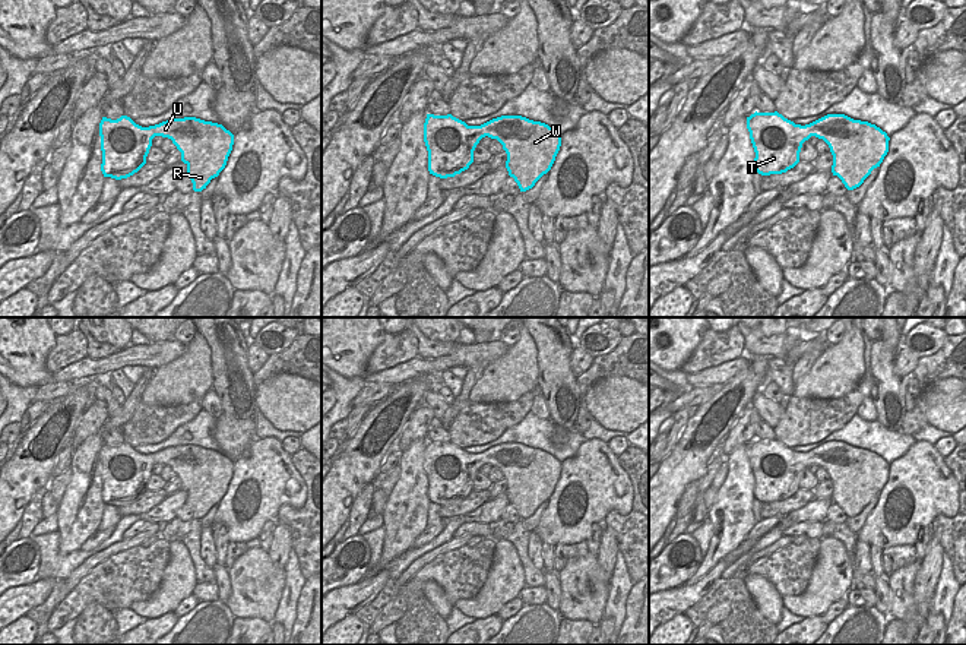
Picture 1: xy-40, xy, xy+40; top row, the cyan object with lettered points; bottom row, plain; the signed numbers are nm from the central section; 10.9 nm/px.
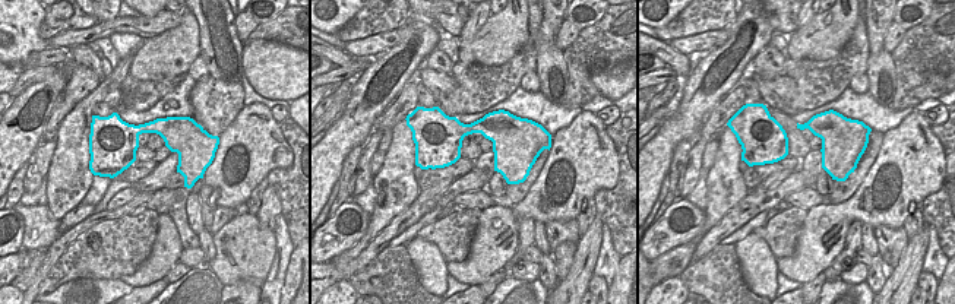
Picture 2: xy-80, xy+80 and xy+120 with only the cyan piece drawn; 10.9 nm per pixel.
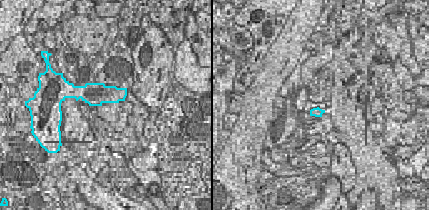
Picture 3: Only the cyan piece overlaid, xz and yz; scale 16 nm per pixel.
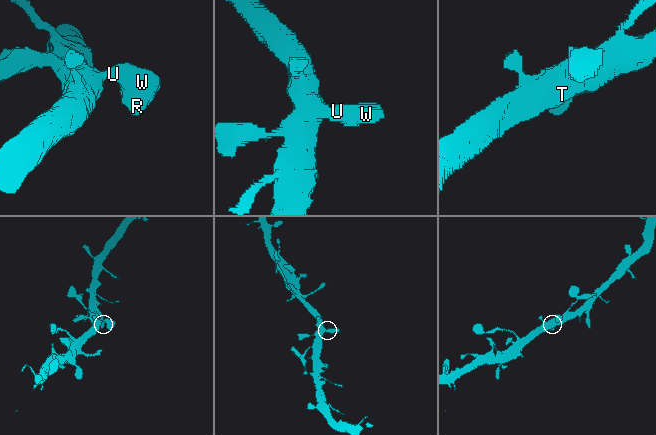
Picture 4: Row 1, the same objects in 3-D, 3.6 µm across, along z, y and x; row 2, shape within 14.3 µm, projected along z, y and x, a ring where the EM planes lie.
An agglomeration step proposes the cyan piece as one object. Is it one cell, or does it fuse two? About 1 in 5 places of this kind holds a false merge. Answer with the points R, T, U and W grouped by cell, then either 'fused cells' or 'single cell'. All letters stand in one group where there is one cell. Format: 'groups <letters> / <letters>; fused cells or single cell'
groups R T U W; single cell

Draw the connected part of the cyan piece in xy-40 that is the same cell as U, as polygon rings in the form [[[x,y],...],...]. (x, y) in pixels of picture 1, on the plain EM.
[[[121,443],[117,448],[102,445],[99,450],[104,505],[115,508],[127,506],[137,500],[145,491],[152,467],[155,464],[168,465],[181,480],[181,489],[187,493],[186,505],[193,510],[194,519],[202,519],[225,496],[232,478],[234,462],[222,452],[205,449],[196,445],[171,446],[155,453],[142,455],[130,445]]]

